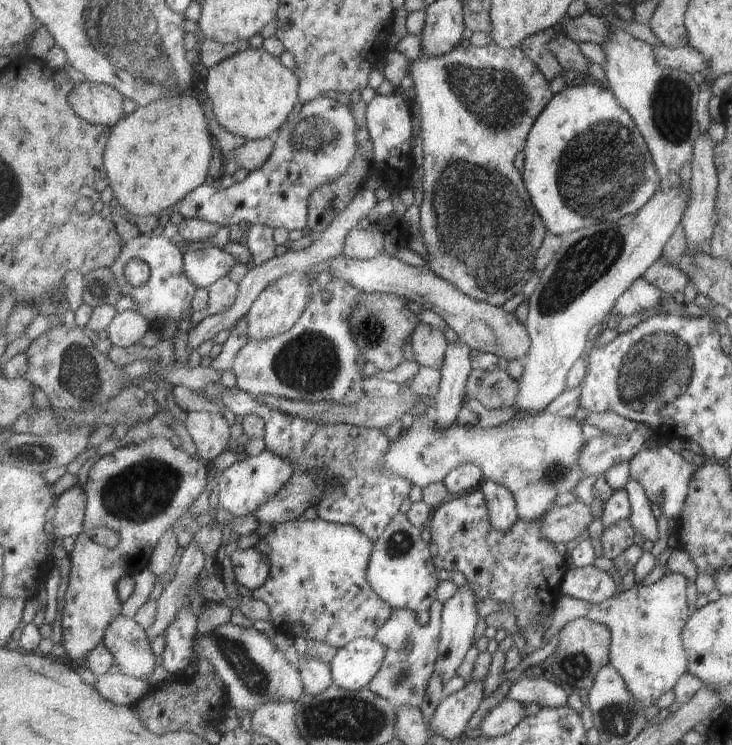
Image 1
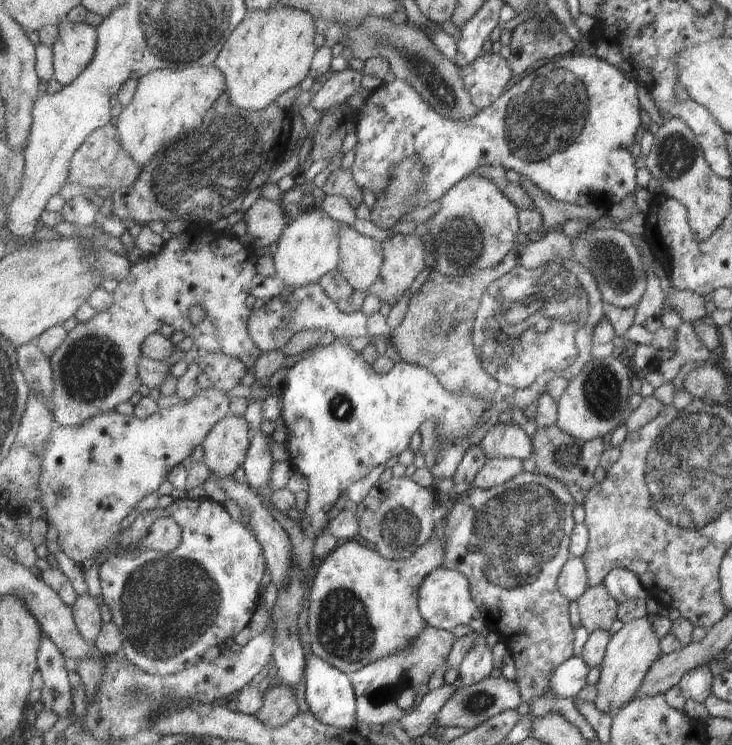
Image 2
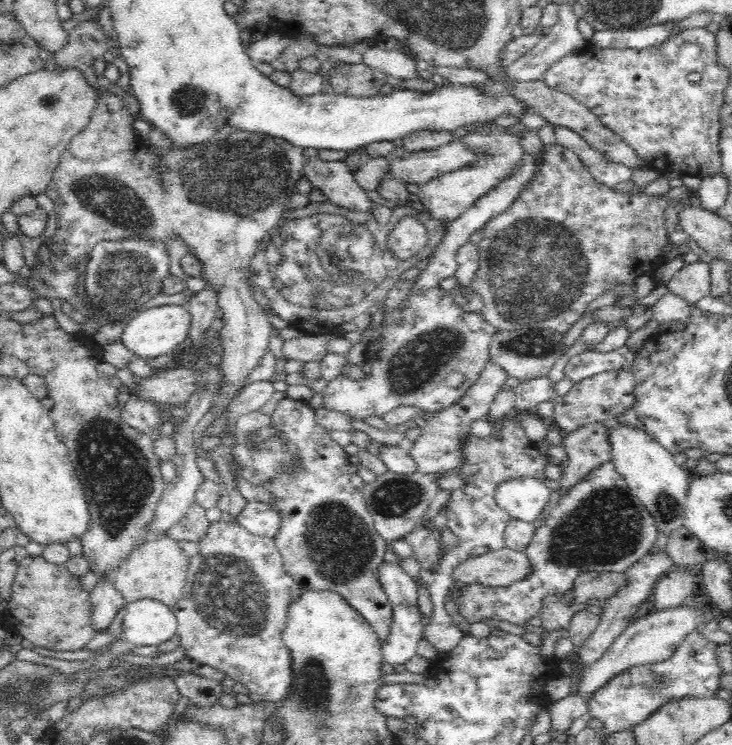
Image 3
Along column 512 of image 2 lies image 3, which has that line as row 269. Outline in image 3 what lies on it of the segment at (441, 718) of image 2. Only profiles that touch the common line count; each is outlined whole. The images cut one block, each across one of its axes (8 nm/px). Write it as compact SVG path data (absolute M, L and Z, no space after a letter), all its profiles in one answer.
M699 261L682 267L669 280L668 290L682 295L690 304L696 304L704 296L710 295L711 280L710 265Z

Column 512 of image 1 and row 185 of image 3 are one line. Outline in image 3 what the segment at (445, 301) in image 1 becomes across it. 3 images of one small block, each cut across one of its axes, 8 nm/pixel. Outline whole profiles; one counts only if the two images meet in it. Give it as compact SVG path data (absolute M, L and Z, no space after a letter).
M319 156L305 161L305 177L311 182L311 186L318 188L327 200L342 208L349 208L357 211L372 210L371 199L358 181L354 178L354 172L348 164L342 161L324 161Z

